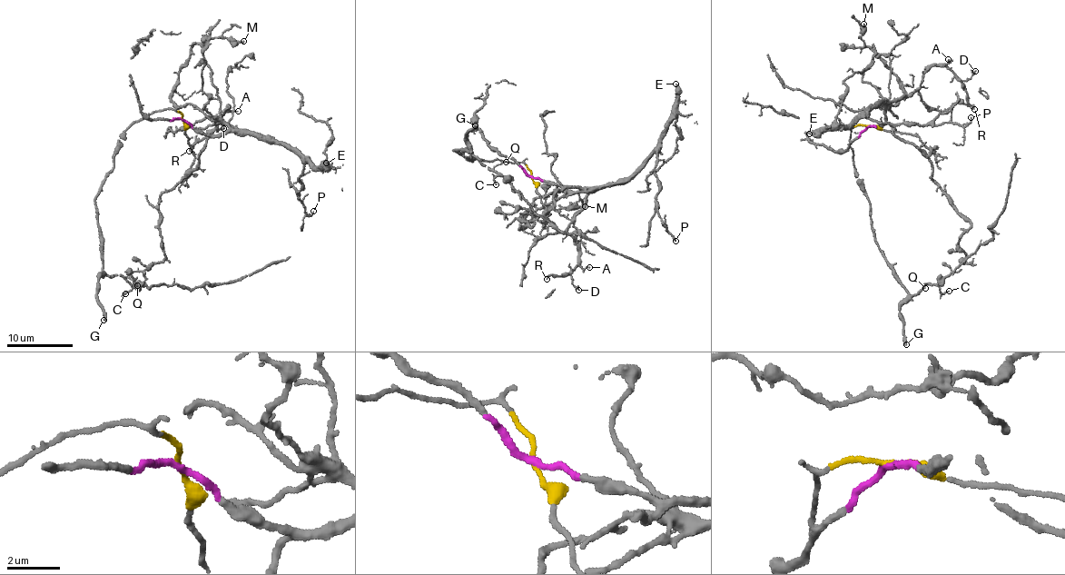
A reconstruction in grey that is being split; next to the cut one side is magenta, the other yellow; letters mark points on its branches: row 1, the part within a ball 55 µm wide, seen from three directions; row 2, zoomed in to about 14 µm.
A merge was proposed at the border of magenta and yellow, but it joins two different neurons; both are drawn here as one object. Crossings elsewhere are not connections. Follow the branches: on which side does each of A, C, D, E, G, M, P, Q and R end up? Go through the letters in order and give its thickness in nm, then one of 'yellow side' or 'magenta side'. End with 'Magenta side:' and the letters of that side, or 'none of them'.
A: calibre 70 nm; magenta side
C: calibre 140 nm; yellow side
D: calibre 200 nm; magenta side
E: calibre 400 nm; magenta side
G: calibre 260 nm; yellow side
M: calibre 170 nm; magenta side
P: calibre 170 nm; magenta side
Q: calibre 110 nm; yellow side
R: calibre 190 nm; magenta side
Magenta side: A, D, E, M, P, R

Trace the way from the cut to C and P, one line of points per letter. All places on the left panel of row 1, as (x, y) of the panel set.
C: (182, 118), (174, 109), (156, 110), (133, 124), (95, 198), (103, 269), (123, 276), (132, 288), (125, 294)
P: (181, 118), (196, 130), (212, 134), (255, 132), (291, 149), (303, 163), (297, 199), (309, 215), (313, 212)

